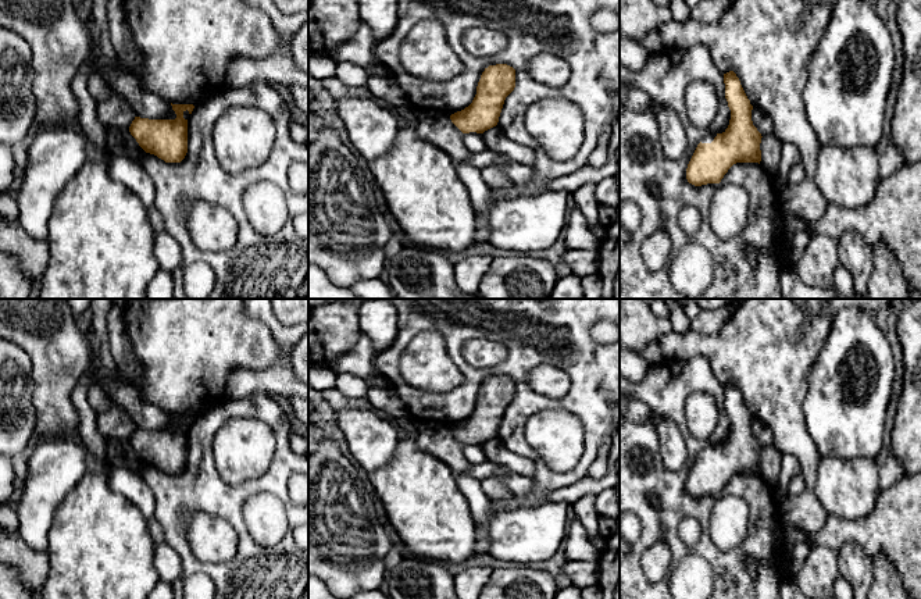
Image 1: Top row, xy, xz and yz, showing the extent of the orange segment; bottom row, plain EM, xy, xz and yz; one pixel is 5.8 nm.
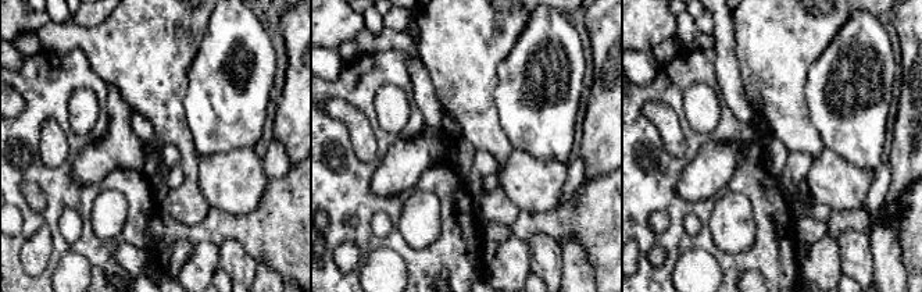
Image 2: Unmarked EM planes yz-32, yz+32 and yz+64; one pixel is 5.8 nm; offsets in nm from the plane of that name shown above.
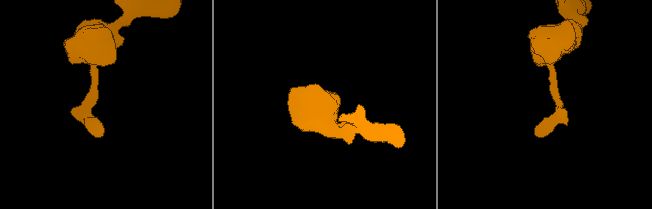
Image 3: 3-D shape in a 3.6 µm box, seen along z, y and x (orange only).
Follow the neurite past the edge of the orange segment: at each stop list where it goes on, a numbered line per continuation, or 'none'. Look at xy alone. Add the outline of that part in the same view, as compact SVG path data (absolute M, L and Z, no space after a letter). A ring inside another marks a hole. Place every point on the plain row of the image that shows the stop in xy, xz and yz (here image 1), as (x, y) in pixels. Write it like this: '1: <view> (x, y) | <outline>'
none

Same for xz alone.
none

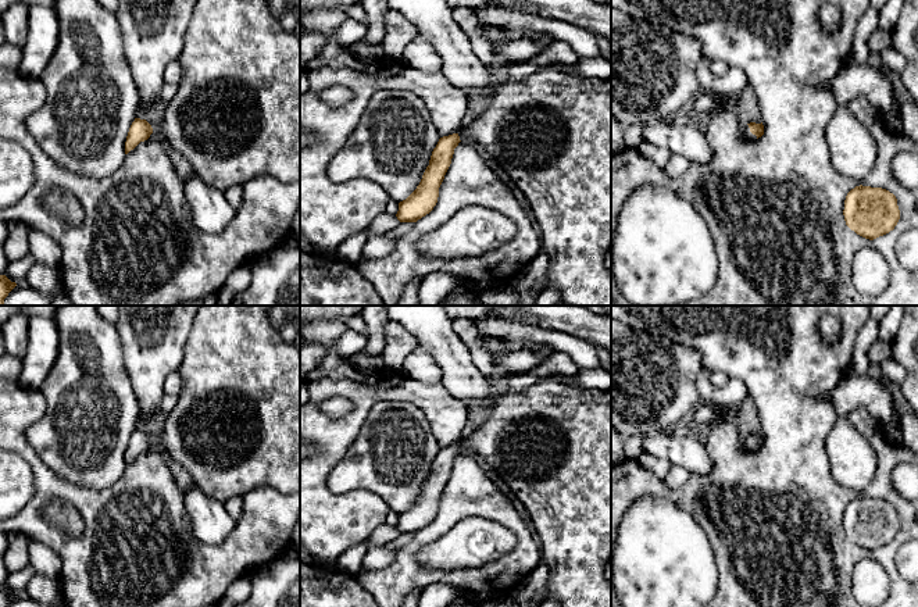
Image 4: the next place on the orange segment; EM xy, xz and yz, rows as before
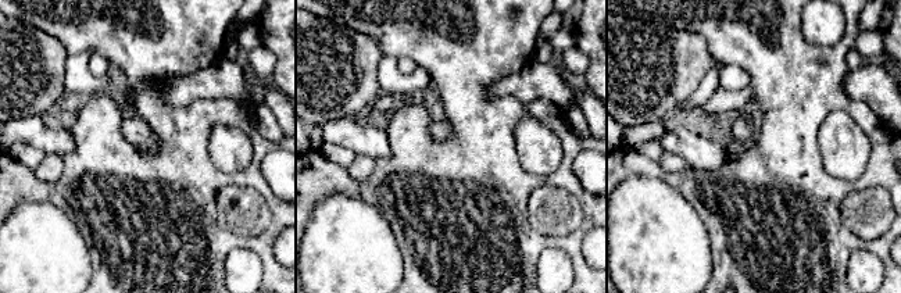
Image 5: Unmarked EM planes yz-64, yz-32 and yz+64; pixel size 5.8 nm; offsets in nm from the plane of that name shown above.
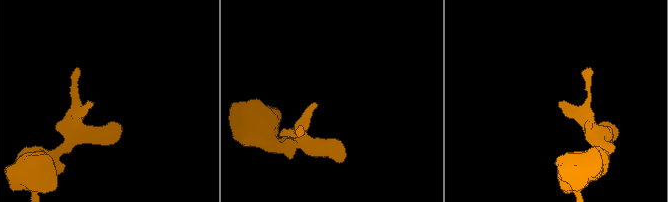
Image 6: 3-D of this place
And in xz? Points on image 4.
1: xz (552, 443) | M553 378L540 379L525 390L496 390L494 397L493 397L493 404L485 413L481 425L468 438L462 438L458 442L458 447L460 447L461 453L481 454L503 476L503 479L506 481L508 488L512 490L512 493L517 496L517 499L522 503L522 506L528 511L528 514L532 519L532 524L535 526L535 533L536 533L537 543L540 547L542 563L547 567L547 571L549 571L549 581L546 585L546 597L544 599L557 600L560 607L611 607L611 582L608 582L604 576L606 564L607 564L608 558L611 557L611 392L589 390L589 389L585 389L581 386L562 383Z

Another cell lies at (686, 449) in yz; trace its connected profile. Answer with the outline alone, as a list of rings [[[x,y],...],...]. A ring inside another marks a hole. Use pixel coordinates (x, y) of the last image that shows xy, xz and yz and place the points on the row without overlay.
[[[660,431],[653,436],[643,436],[644,450],[671,465],[682,465],[690,474],[708,475],[712,461],[706,450],[700,433],[683,431]]]

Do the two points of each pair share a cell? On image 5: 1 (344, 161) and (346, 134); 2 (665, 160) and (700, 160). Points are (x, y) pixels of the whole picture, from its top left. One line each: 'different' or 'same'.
1: different
2: different

